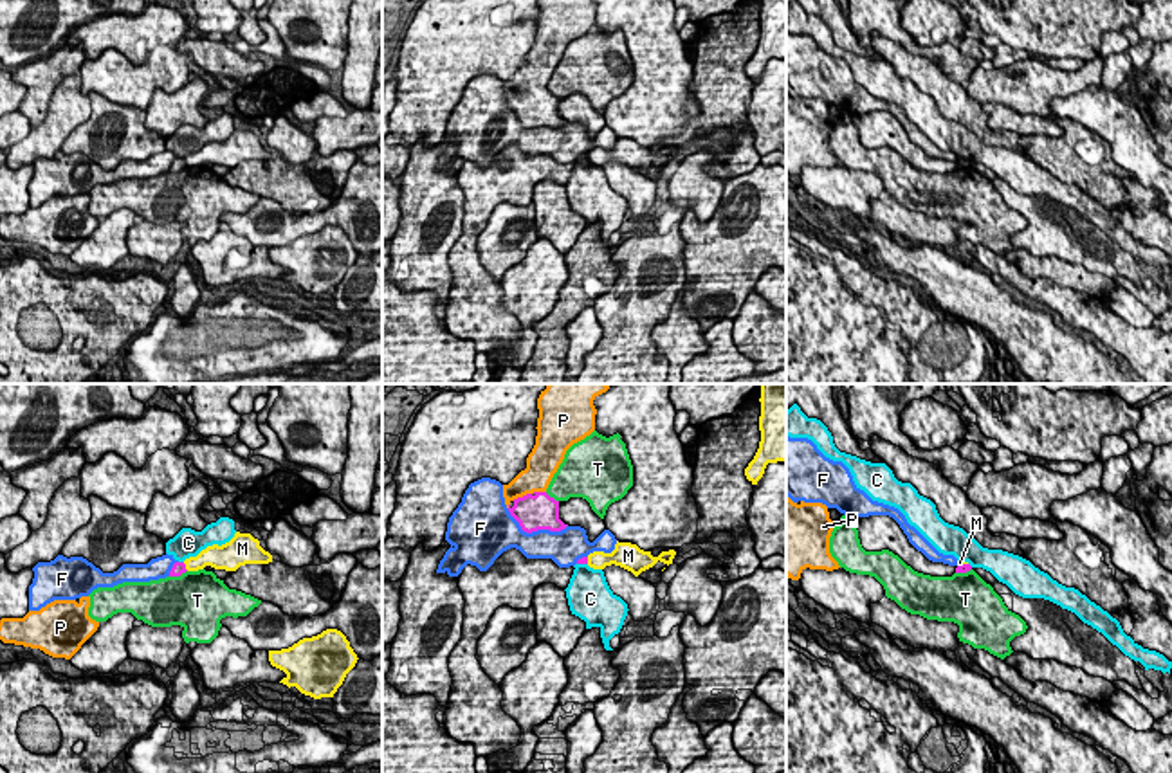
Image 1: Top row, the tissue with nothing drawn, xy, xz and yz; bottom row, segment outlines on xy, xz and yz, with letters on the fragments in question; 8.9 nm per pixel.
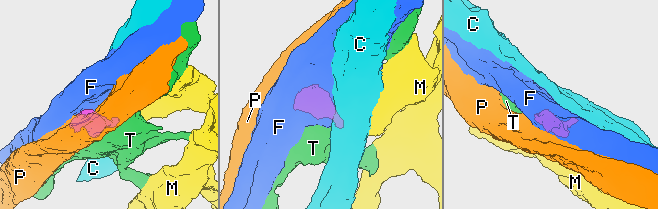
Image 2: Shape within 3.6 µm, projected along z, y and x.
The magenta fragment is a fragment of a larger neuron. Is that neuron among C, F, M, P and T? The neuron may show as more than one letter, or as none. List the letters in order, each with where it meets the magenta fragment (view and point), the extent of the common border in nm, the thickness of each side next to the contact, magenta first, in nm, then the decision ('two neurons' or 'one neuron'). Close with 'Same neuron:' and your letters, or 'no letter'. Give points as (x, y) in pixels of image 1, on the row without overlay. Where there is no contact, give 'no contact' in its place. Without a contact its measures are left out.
C: meets magenta in xz at (583, 159); contact 100 nm long; 60 nm thick on the magenta side, 360 nm on the other; two neurons
F: meets magenta in xz at (534, 127); contact 550 nm long; 320 nm thick on the magenta side, 260 nm on the other; two neurons
M: meets magenta in yz at (961, 161); contact 100 nm long; 90 nm thick on the magenta side, 50 nm on the other; two neurons
P: meets magenta in xz at (529, 90); contact 320 nm long; 320 nm thick on the magenta side, 260 nm on the other; one neuron
T: meets magenta in xz at (552, 94); contact 150 nm long; 320 nm thick on the magenta side, 320 nm on the other; two neurons
Same neuron: P

